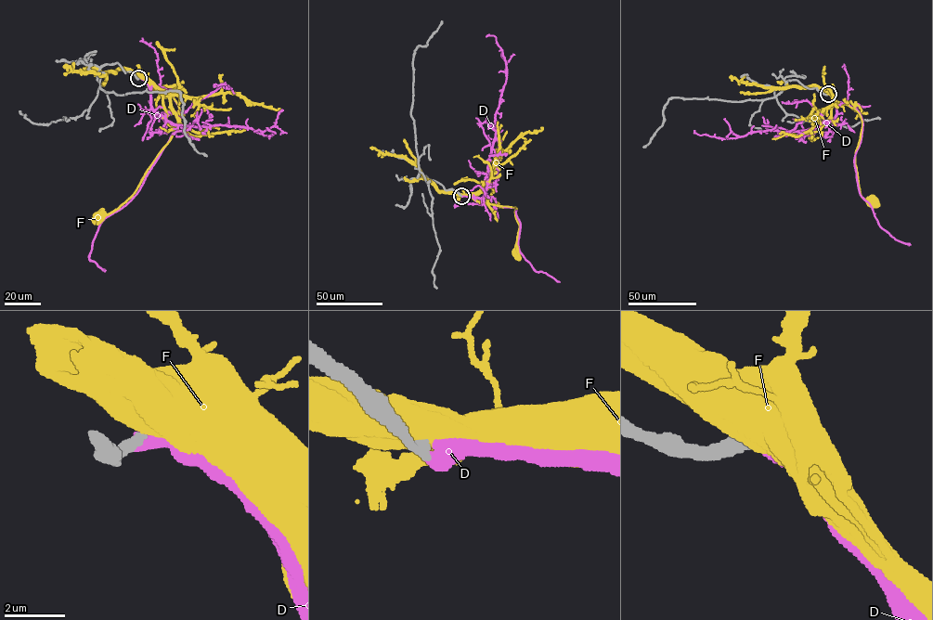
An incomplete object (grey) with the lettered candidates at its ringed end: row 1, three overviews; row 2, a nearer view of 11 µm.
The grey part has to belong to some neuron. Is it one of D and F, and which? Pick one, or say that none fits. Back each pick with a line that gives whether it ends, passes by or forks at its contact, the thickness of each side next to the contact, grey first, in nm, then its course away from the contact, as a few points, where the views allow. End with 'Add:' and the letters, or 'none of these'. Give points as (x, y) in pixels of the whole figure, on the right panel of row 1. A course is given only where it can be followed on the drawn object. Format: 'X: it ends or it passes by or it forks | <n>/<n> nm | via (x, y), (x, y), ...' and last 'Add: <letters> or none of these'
D: it ends | 380/500 nm | via (828, 94), (836, 102), (855, 108), (861, 120), (854, 160), (860, 195), (878, 225), (899, 241), (910, 244)
Add: D

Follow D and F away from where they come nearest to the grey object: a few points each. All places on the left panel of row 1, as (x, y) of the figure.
D: (138, 78), (149, 87), (169, 93), (179, 116), (140, 189), (99, 225), (88, 255), (106, 270)
F: (139, 77), (150, 88), (168, 92), (177, 104), (176, 128), (134, 194), (113, 211), (97, 214)

